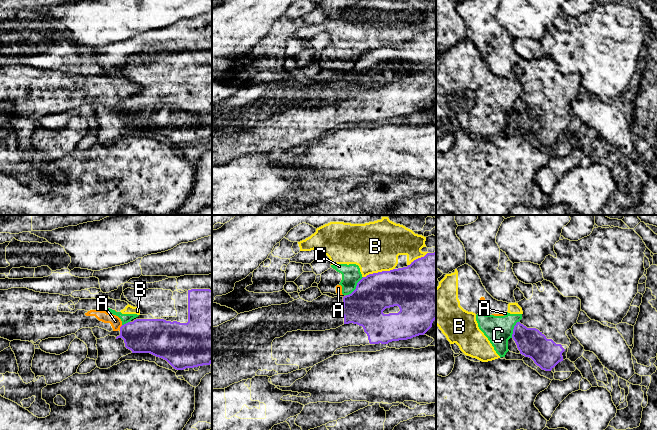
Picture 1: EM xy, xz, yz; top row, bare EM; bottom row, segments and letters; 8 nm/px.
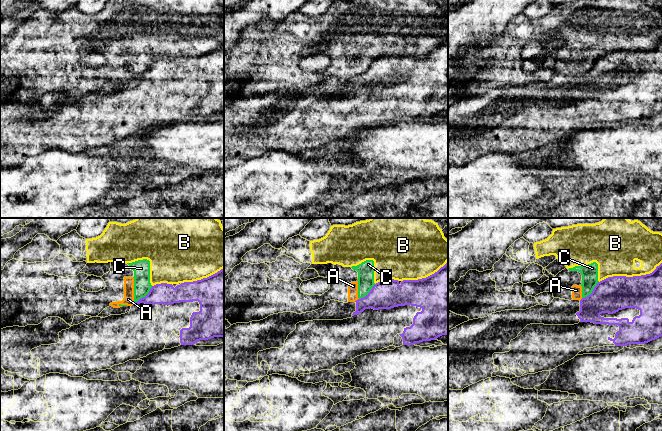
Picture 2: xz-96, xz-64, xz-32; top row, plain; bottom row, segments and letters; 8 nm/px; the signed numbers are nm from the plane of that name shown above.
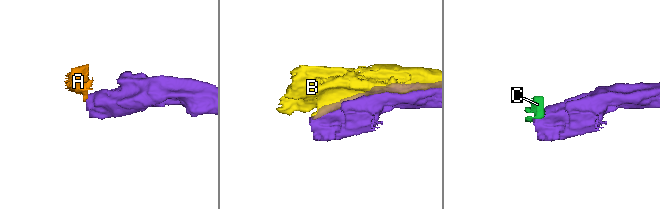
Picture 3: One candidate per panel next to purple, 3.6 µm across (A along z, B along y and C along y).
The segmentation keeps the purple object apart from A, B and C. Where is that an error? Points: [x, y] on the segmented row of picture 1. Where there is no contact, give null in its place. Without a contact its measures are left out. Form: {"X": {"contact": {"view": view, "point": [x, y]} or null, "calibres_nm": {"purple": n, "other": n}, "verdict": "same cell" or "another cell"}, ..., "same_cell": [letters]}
{"A": {"contact": {"view": "xy", "point": [120, 328]}, "calibres_nm": {"purple": 280, "other": 90}, "verdict": "another cell"}, "B": {"contact": {"view": "xz", "point": [378, 272]}, "calibres_nm": {"purple": 320, "other": 400}, "verdict": "another cell"}, "C": {"contact": {"view": "xz", "point": [356, 287]}, "calibres_nm": {"purple": 300, "other": 160}, "verdict": "another cell"}, "same_cell": []}

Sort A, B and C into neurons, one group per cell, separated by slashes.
A B C

